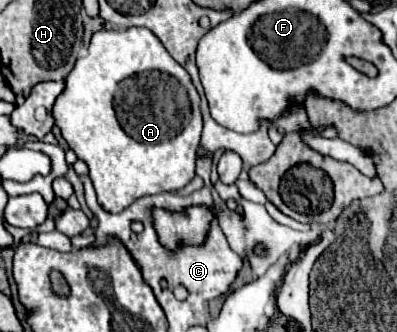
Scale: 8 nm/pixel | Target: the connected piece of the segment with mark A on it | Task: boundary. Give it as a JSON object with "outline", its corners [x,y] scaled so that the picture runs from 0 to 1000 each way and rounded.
{"outline":[[[315,84],[315,90],[249,90],[249,96],[239,96],[234,114],[229,114],[219,169],[194,175],[179,223],[164,241],[164,271],[139,301],[128,343],[139,355],[139,373],[154,392],[159,416],[169,422],[174,446],[194,464],[194,476],[204,476],[224,500],[224,530],[234,542],[234,560],[239,560],[239,578],[244,578],[244,602],[270,639],[305,639],[305,633],[330,620],[355,590],[456,572],[461,560],[471,560],[491,536],[491,452],[501,440],[506,386],[511,386],[504,289],[474,217],[466,217],[466,205],[431,175],[431,163],[416,151],[406,120],[370,84]]]}

